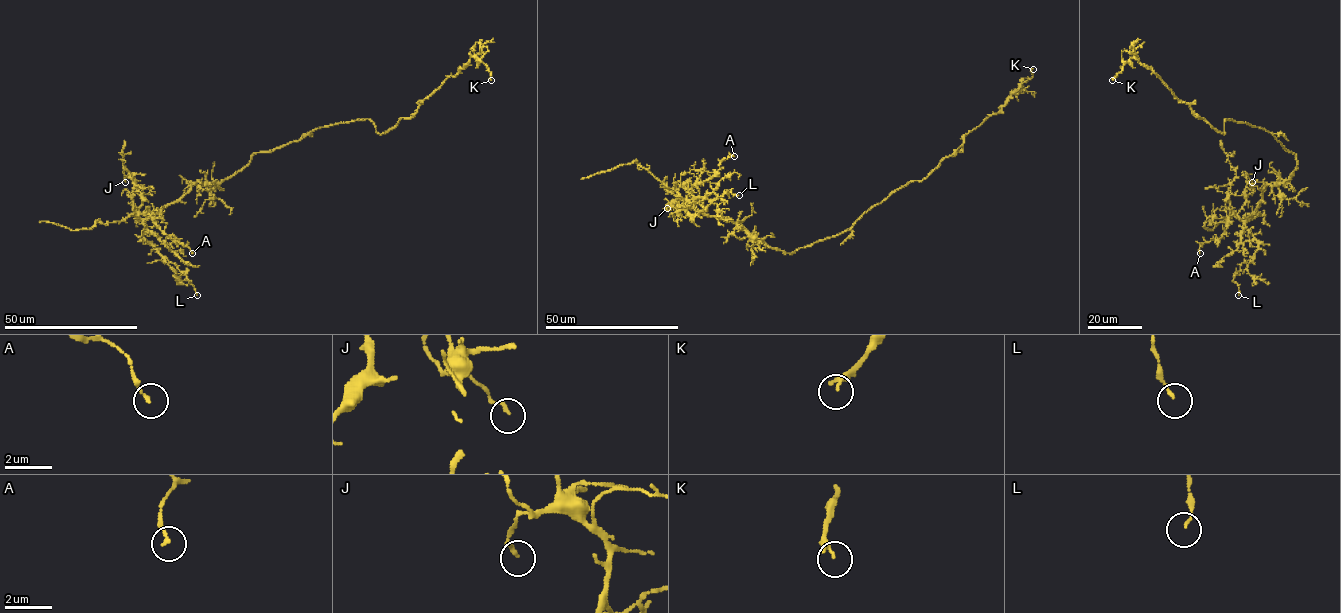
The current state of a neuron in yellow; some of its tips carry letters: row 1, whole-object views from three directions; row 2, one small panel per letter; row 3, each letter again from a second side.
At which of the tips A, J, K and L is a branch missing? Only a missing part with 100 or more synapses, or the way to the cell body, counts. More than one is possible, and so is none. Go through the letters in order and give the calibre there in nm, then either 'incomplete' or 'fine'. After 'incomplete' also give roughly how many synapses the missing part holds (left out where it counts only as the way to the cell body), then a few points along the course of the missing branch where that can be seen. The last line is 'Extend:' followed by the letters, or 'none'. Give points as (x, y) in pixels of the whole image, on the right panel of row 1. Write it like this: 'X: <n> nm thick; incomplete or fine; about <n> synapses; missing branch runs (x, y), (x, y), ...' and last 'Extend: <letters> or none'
A: 140 nm thick; fine
J: 160 nm thick; fine
K: 240 nm thick; fine
L: 100 nm thick; fine
Extend: none

